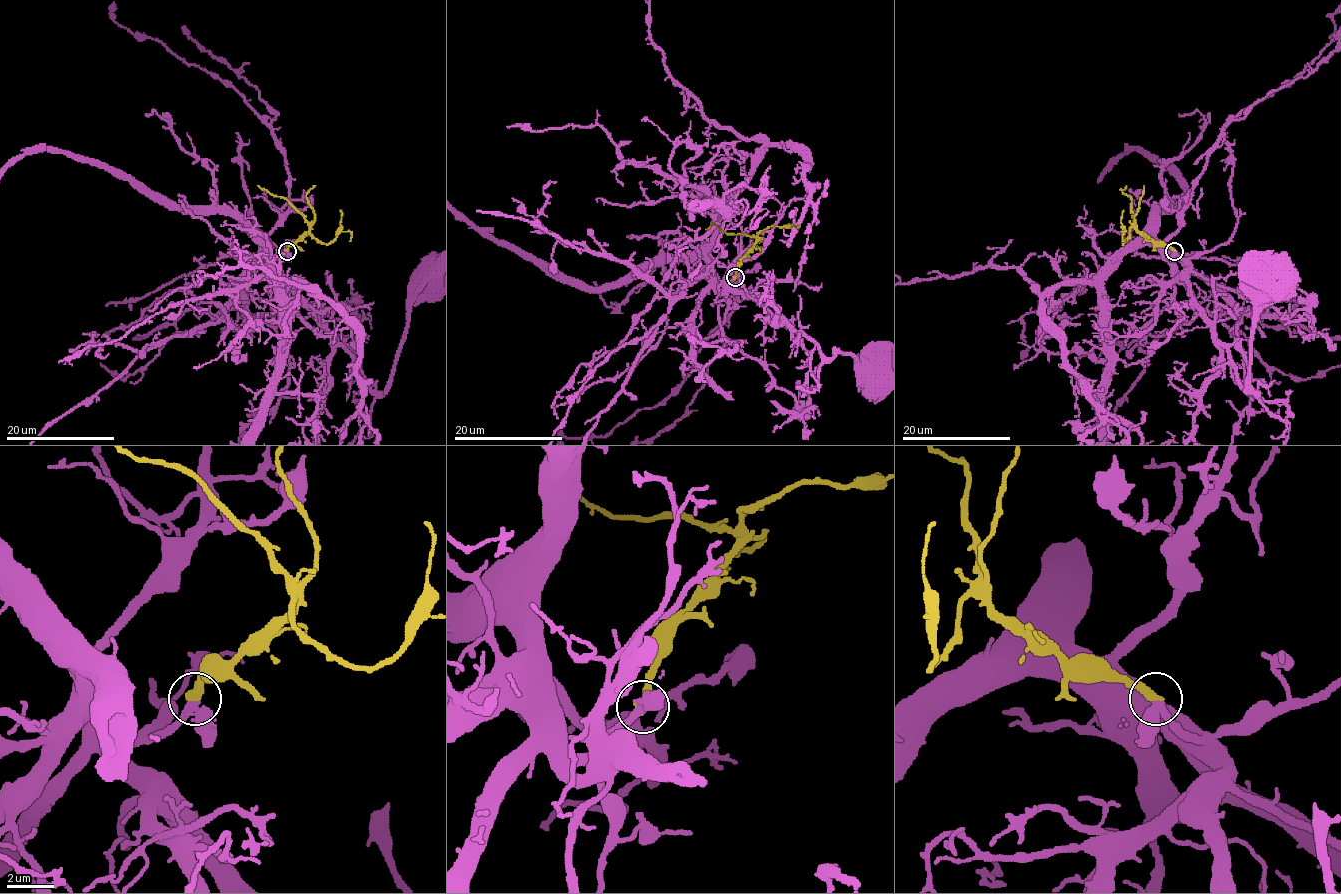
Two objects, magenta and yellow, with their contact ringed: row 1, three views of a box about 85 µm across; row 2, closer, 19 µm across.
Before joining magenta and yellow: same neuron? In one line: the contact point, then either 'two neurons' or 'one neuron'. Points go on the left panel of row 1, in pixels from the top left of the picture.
place (287, 251); one neuron

